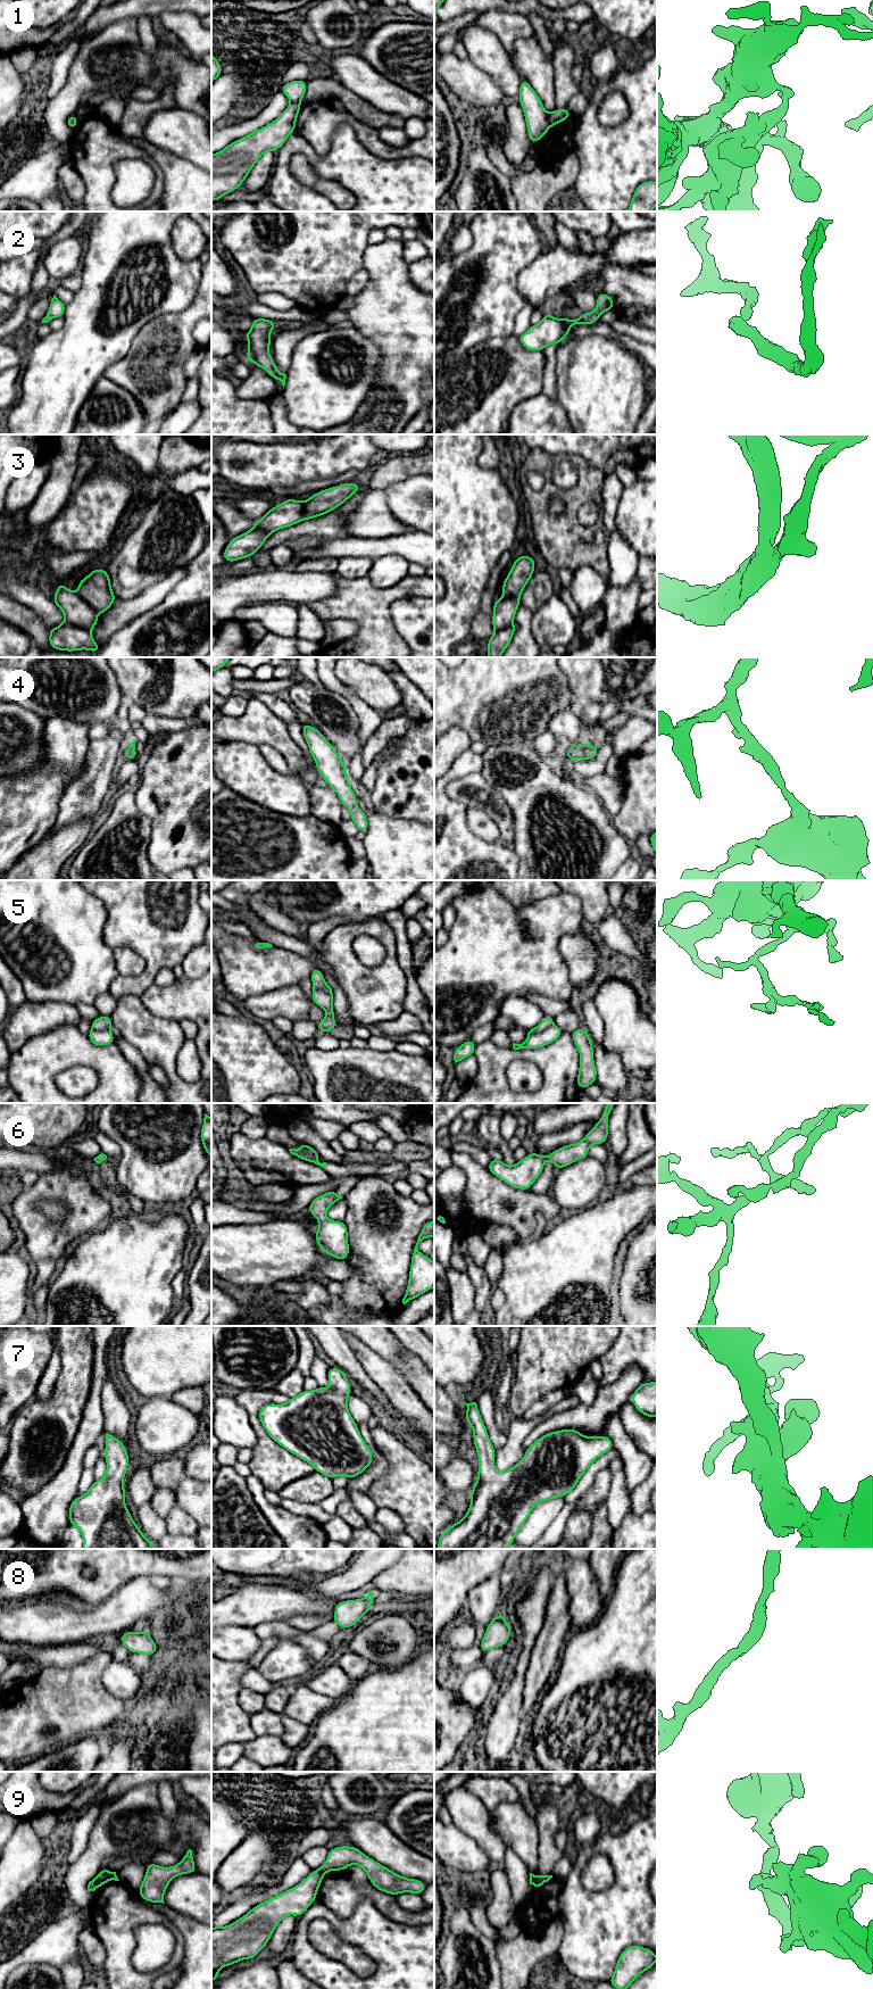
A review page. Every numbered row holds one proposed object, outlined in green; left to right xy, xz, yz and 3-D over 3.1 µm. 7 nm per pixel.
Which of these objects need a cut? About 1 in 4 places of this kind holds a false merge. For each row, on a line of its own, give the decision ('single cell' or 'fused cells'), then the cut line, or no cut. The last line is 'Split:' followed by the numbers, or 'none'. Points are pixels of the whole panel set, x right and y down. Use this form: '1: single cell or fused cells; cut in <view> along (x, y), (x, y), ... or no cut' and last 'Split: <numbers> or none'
1: fused cells; cut in yz along (547, 115), (550, 125)
2: single cell; no cut
3: single cell; no cut
4: single cell; no cut
5: fused cells; cut in yz along (553, 1024), (545, 1029), (529, 1035)
6: single cell; no cut
7: single cell; no cut
8: single cell; no cut
9: fused cells; cut in xy along (96, 1878), (99, 1886)
Split: 1, 5, 9

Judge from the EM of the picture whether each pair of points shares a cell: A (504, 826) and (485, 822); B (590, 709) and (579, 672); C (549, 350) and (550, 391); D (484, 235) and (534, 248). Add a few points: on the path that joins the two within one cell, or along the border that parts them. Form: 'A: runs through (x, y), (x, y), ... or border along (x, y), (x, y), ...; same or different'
A: border along (474, 809), (488, 814), (500, 838); different
B: border along (584, 702), (597, 702), (603, 705); different
C: runs through (550, 361), (550, 381); same
D: runs through (497, 237), (504, 243), (522, 245); same

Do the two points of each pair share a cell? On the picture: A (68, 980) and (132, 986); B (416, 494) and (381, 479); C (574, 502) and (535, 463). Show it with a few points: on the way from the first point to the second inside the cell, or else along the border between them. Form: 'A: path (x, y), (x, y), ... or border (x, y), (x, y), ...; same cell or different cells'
A: border (118, 976), (107, 991); different cells
B: border (420, 473), (408, 475), (384, 489); different cells
C: path (563, 495), (549, 483), (547, 474); same cell

